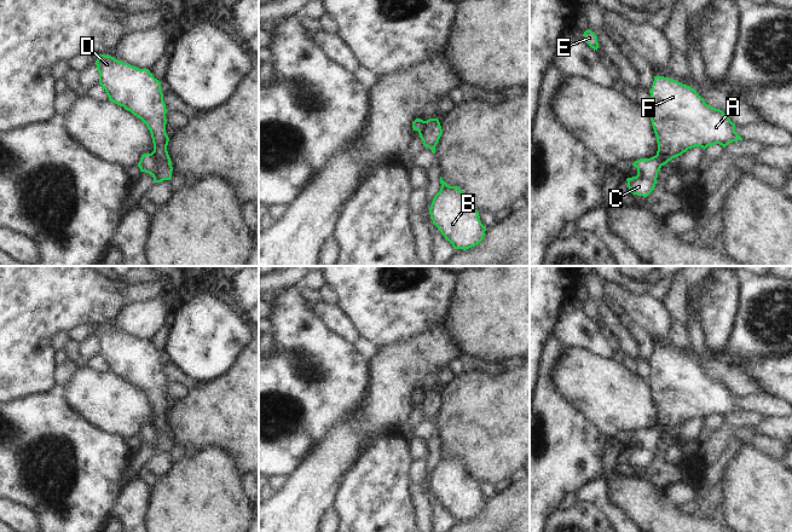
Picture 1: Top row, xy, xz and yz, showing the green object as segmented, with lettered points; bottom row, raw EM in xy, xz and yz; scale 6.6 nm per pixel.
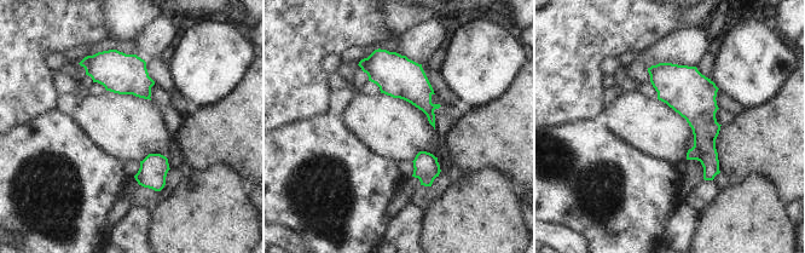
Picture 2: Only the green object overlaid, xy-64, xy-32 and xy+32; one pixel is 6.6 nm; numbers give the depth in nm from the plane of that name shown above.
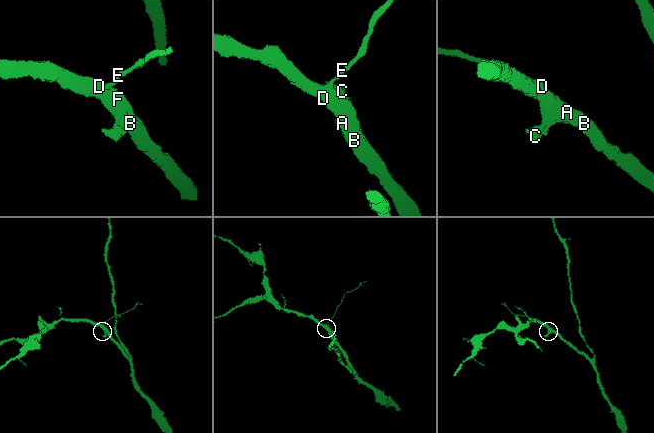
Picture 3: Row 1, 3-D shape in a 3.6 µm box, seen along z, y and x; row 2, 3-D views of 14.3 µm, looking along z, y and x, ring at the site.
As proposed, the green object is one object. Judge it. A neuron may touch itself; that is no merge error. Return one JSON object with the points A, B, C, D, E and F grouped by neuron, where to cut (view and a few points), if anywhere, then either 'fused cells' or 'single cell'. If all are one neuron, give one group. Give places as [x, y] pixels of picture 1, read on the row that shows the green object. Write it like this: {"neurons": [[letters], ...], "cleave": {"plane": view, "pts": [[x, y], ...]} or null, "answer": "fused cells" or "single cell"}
{"neurons": [["A", "B", "D", "E", "F"], ["C"]], "cleave": {"plane": "xy", "pts": [[151, 152], [157, 163], [157, 181]]}, "answer": "fused cells"}

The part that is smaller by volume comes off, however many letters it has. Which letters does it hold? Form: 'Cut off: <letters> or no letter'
Cut off: C

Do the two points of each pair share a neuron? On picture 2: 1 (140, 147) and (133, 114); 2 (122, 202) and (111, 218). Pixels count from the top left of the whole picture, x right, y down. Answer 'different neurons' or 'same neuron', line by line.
1: same neuron
2: same neuron

